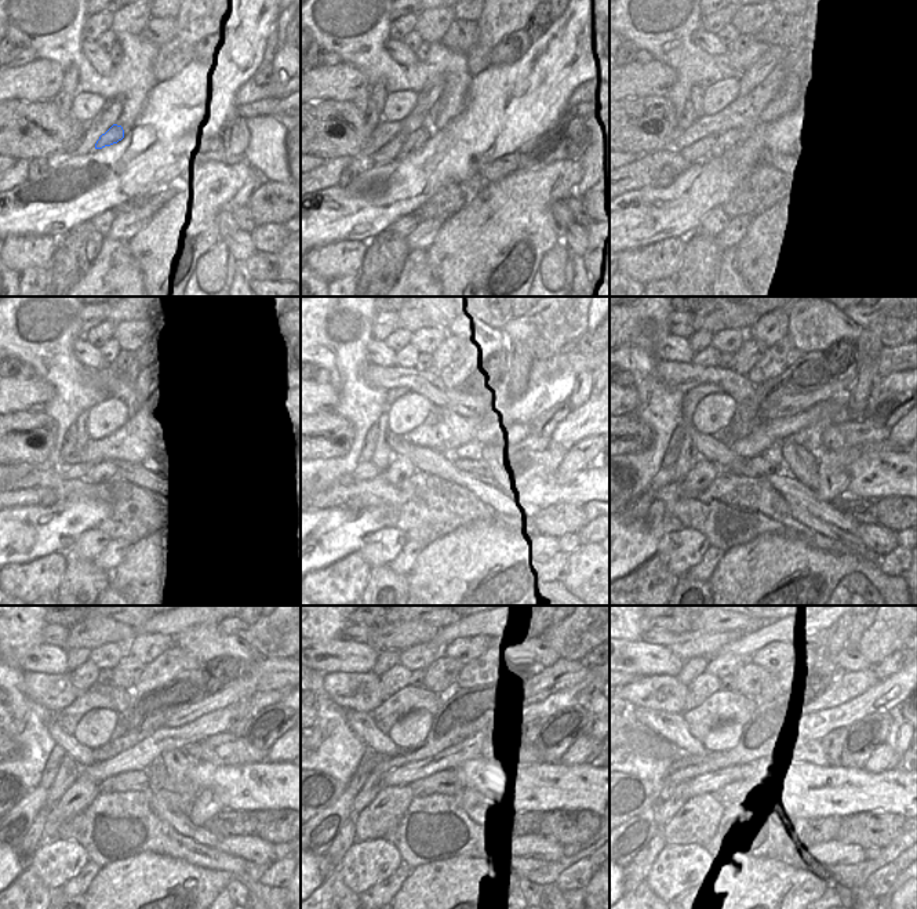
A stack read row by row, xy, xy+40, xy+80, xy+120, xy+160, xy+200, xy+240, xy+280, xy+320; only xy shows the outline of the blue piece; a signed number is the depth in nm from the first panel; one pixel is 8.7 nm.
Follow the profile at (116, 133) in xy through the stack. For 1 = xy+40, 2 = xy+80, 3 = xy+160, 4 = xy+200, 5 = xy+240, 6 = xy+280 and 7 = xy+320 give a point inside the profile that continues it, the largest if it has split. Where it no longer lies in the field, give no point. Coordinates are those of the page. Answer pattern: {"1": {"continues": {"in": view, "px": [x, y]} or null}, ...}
{"1": {"continues": {"in": "xy+40", "px": [417, 140]}}, "2": {"continues": {"in": "xy+80", "px": [730, 138]}}, "3": {"continues": {"in": "xy+160", "px": [399, 469]}}, "4": {"continues": {"in": "xy+200", "px": [705, 472]}}, "5": {"continues": {"in": "xy+240", "px": [80, 795]}}, "6": {"continues": {"in": "xy+280", "px": [388, 807]}}, "7": {"continues": {"in": "xy+320", "px": [694, 821]}}}

